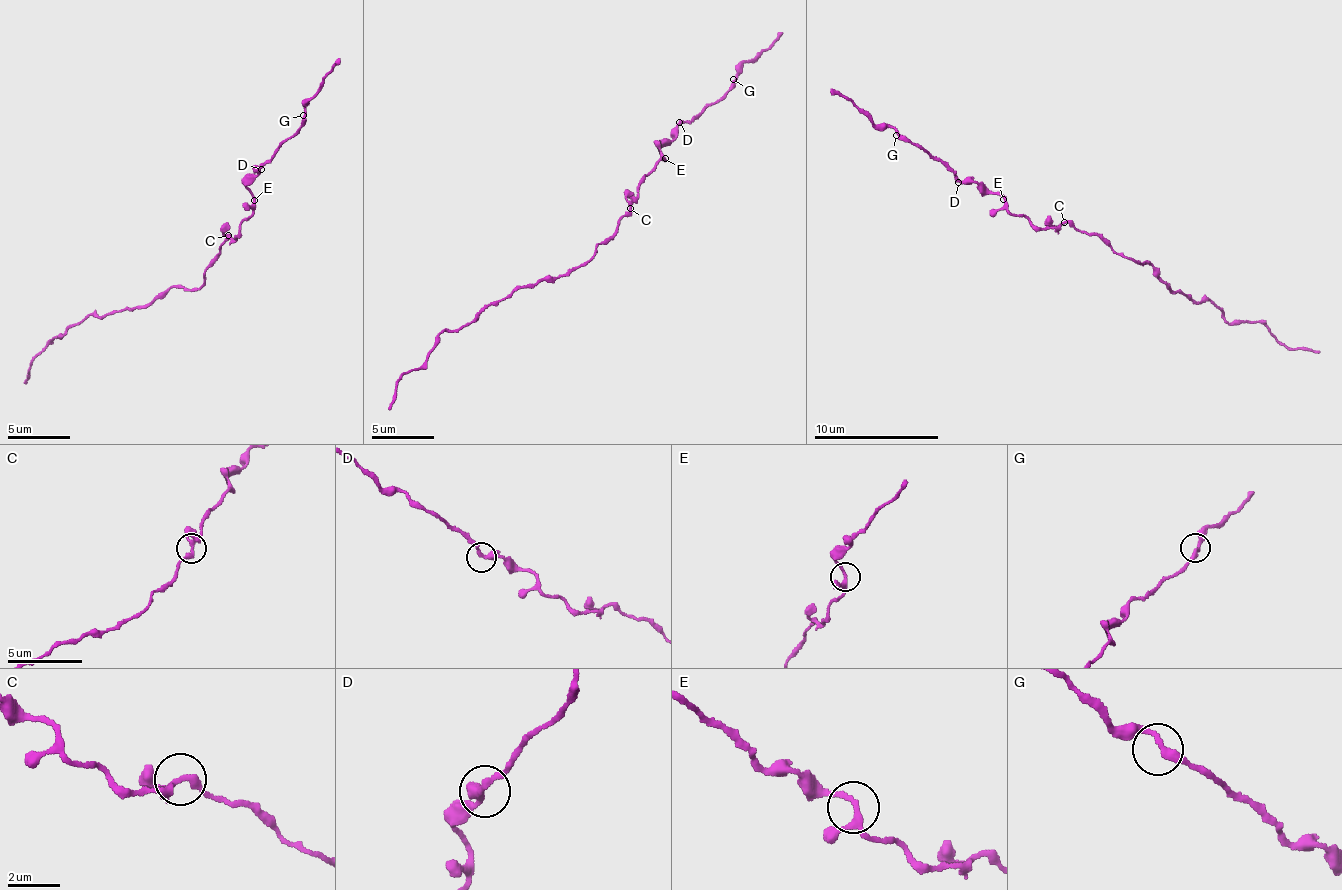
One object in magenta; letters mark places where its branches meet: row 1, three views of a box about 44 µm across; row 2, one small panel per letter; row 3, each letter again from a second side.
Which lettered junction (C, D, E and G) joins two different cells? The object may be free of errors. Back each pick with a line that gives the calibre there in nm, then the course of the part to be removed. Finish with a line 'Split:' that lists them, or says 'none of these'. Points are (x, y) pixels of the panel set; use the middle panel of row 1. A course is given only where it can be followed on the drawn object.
Split: none of these

